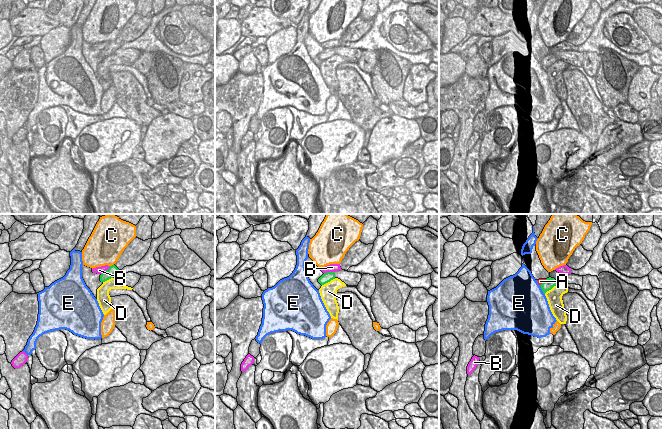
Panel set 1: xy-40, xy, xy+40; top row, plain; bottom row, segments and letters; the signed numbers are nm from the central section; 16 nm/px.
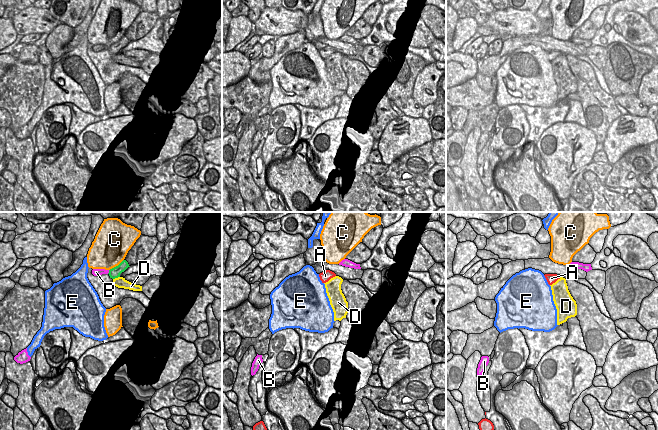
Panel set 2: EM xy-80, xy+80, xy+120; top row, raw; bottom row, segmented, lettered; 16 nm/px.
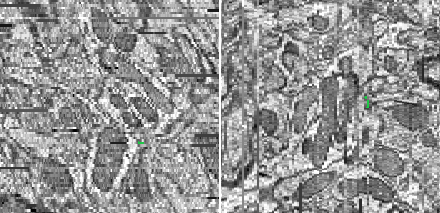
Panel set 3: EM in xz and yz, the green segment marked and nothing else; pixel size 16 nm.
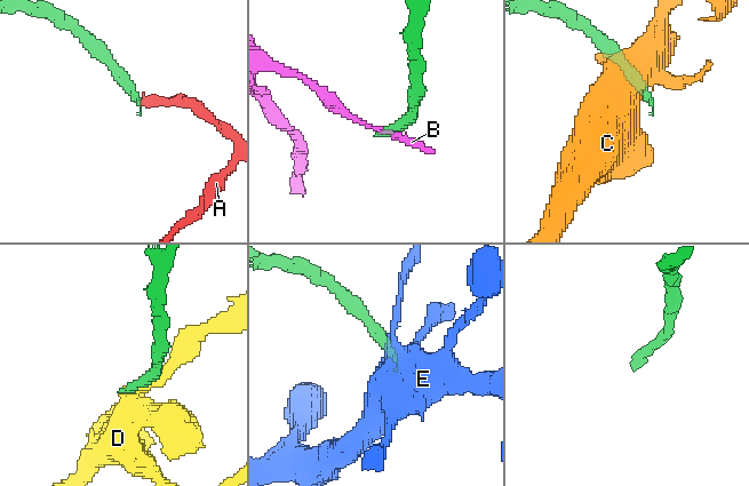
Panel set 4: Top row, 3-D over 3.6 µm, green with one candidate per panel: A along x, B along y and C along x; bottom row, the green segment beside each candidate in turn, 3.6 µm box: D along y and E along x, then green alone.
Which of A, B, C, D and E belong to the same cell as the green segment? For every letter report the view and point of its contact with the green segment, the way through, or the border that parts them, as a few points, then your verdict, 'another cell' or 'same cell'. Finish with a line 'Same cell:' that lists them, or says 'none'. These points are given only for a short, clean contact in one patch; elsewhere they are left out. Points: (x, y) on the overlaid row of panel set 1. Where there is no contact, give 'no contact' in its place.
A: meets green in xy+40 at (543, 282); runs through xy+40 (549, 283), (543, 282), (540, 281); same cell
B: meets green in xy at (329, 272); border along xy (334, 271), (324, 273); another cell
C: meets green in xy-40 at (112, 265); another cell
D: meets green in xy at (328, 281); border along xy (335, 278), (322, 285); another cell
E: meets green in xy+40 at (542, 290); border along xy+40 (539, 285), (544, 294); another cell
Same cell: A

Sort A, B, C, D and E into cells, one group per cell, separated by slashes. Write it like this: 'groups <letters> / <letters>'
groups A / B / C / D / E

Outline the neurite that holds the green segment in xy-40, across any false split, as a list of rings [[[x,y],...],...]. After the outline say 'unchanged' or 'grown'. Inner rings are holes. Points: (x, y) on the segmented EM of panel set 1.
[[[112,265],[109,267],[108,270],[104,271],[101,275],[100,275],[100,281],[101,282],[105,282],[111,278],[114,277],[114,275],[116,273],[118,273],[120,270],[115,266],[115,265]]]; unchanged

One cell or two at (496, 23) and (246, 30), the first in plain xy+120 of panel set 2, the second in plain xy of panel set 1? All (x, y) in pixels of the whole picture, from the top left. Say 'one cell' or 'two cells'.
one cell

